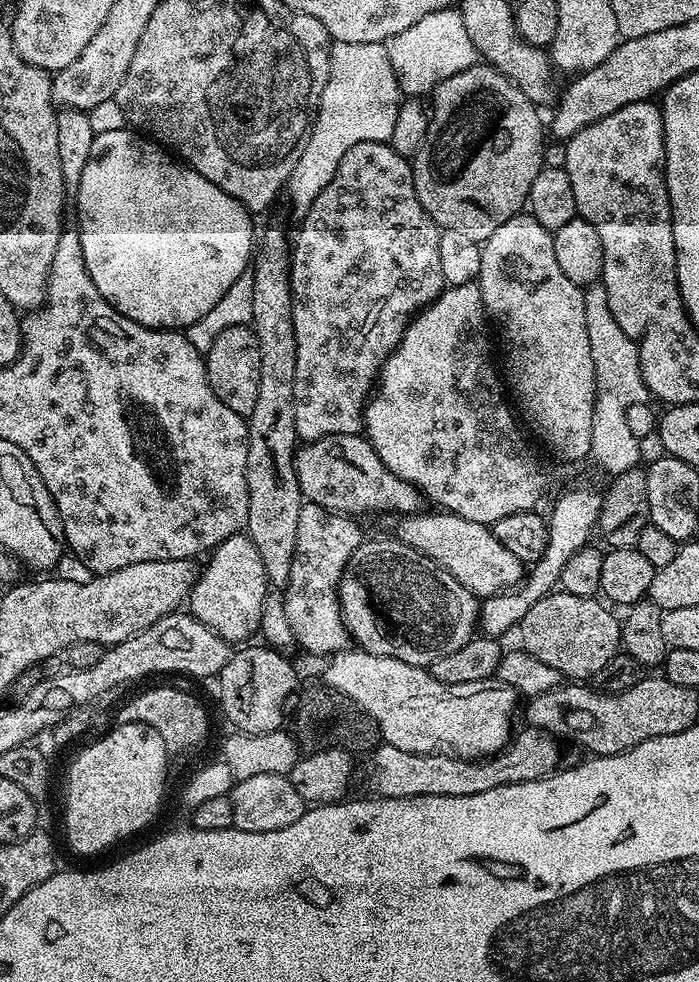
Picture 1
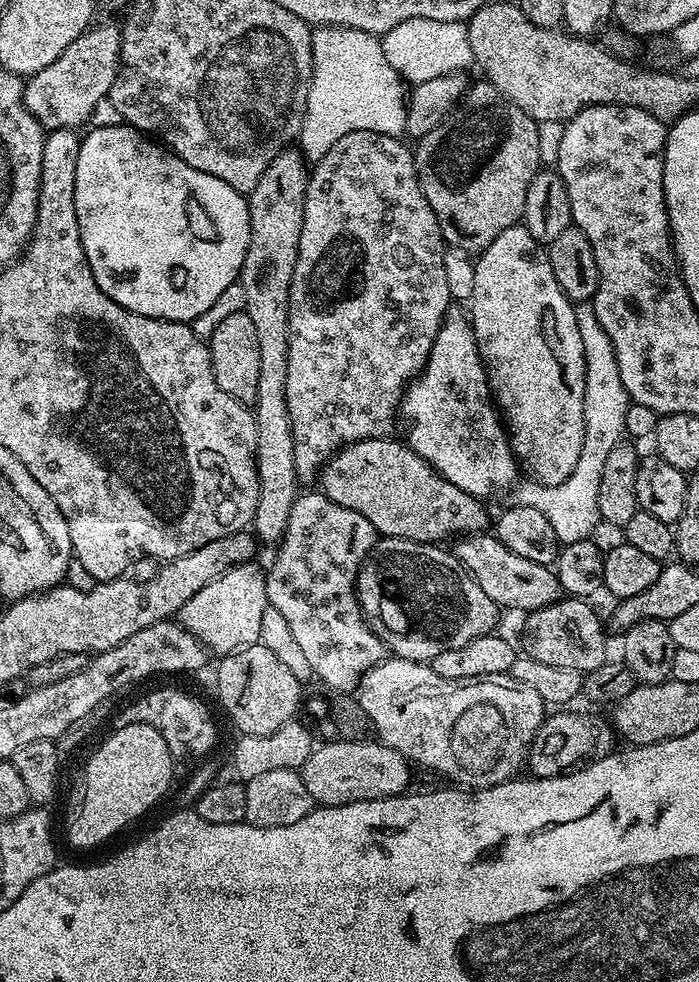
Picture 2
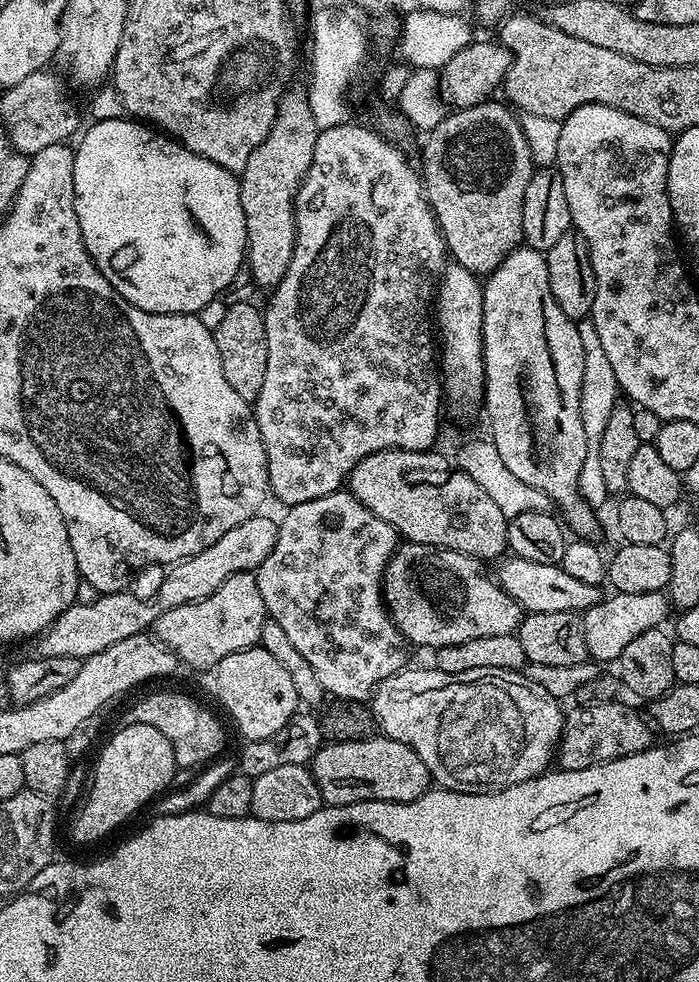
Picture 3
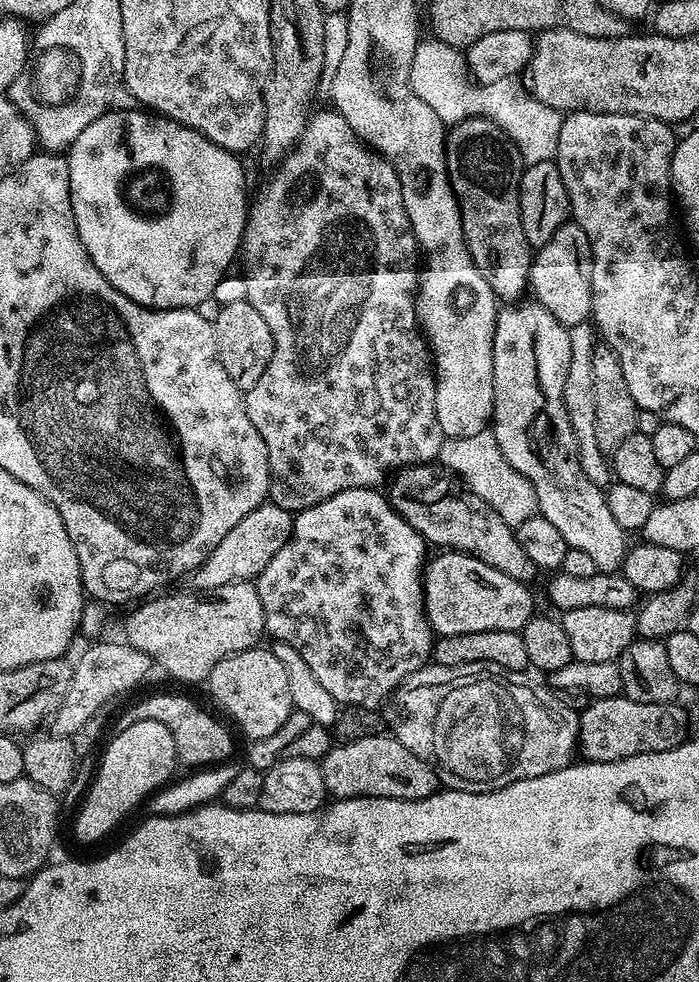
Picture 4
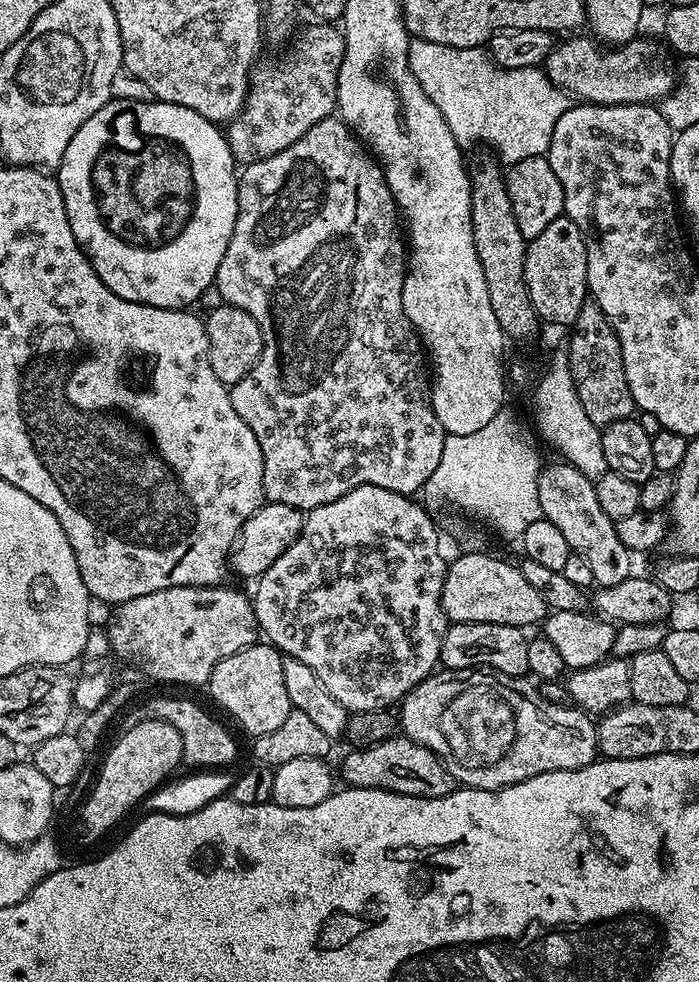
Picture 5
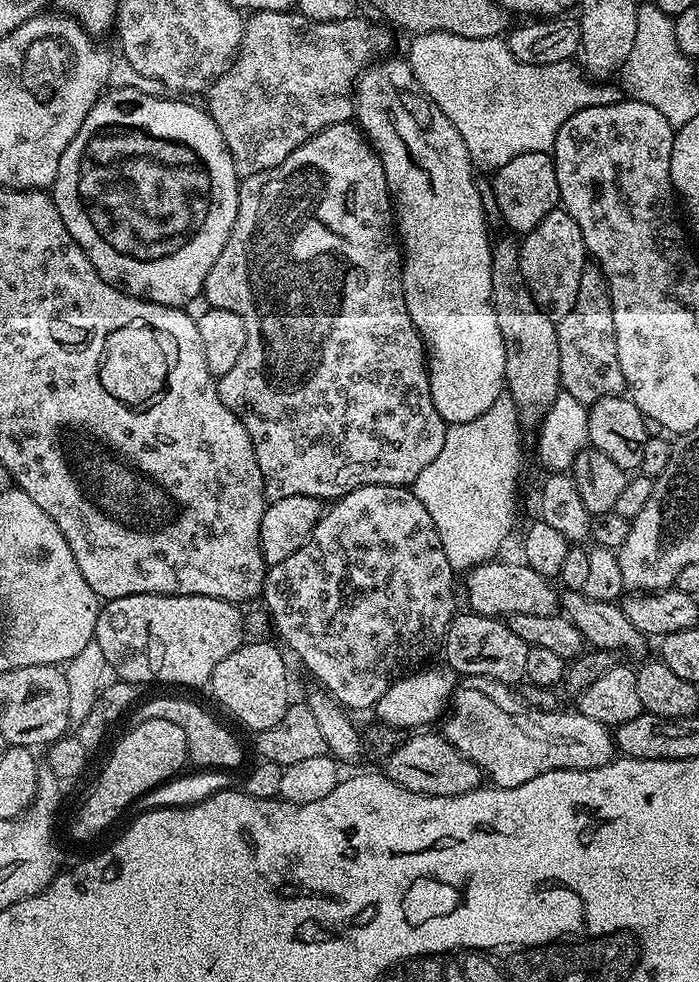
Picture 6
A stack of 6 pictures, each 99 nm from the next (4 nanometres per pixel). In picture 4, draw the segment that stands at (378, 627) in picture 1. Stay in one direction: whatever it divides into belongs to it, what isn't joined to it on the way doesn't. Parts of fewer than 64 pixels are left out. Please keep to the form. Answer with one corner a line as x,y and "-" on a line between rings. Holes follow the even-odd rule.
441,551
424,565
424,613
437,637
478,634
486,630
520,632
534,614
532,592
523,580
510,578
464,552

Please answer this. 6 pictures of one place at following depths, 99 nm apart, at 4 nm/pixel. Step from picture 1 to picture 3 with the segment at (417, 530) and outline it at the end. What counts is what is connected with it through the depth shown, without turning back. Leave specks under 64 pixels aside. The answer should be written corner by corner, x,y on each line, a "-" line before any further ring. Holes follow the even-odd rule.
509,555
499,561
500,569
494,572
495,579
500,588
518,602
525,613
541,612
542,614
562,614
574,612
583,614
600,603
602,599
601,589
597,585
581,582
578,578
566,574
559,564
547,564
546,562
530,562
521,556

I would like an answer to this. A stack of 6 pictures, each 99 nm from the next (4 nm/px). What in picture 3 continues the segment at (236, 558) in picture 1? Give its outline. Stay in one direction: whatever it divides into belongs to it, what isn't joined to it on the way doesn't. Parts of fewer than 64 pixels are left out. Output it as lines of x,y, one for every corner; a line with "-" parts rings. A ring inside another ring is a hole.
239,572
226,578
214,594
163,612
156,619
154,635
176,655
181,665
212,670
222,662
222,658
226,658
226,654
257,647
265,619
255,572

